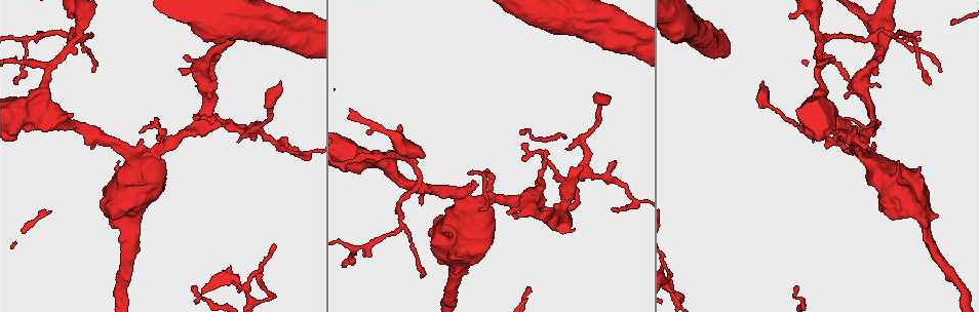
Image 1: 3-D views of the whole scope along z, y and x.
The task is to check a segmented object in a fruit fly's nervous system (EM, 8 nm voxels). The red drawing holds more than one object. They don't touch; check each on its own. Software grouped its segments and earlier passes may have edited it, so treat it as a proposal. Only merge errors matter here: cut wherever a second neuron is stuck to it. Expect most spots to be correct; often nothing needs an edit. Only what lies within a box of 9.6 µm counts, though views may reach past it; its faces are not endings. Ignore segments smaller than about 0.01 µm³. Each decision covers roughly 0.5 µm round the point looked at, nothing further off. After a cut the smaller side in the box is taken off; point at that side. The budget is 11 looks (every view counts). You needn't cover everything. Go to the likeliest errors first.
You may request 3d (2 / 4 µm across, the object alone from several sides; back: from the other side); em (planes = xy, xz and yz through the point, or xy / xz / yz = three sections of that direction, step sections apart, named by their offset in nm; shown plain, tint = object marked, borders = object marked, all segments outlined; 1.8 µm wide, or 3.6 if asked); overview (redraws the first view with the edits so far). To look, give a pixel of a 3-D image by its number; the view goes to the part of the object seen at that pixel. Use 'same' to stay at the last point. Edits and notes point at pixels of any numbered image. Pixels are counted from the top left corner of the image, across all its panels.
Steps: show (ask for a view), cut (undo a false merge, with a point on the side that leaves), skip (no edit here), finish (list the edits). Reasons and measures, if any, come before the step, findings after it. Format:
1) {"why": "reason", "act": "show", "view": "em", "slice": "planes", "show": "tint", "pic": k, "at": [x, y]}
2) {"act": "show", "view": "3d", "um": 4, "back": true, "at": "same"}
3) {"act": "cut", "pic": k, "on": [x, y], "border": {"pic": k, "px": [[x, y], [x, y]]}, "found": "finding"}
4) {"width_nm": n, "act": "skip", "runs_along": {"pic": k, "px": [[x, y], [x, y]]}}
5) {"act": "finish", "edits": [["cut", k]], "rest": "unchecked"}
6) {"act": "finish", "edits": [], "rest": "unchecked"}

{"why": "three-way junction", "act": "show", "view": "em", "slice": "planes", "show": "tint", "pic": 1, "at": [27, 37]}

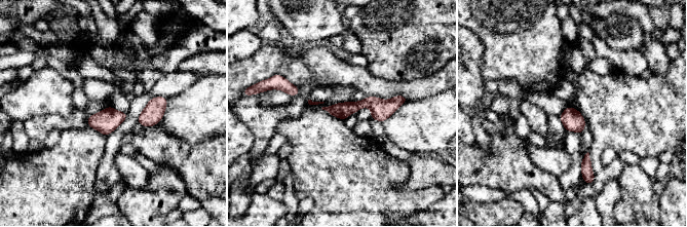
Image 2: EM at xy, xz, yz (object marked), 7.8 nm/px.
{"act": "skip", "runs_along": {"pic": 2, "px": [[402, 98], [346, 109], [308, 101]]}, "found": "all the same neuron"}

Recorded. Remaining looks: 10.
{"why": "sudden change in width", "act": "show", "view": "em", "um": 3.6, "slice": "yz", "step": 8, "show": "tint", "pic": 1, "at": [136, 165]}

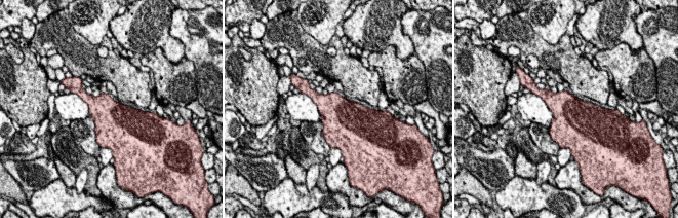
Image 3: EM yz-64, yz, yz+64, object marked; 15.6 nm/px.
{"why": "cut it another way", "act": "show", "view": "em", "um": 3.6, "slice": "planes", "show": "tint", "at": "same"}

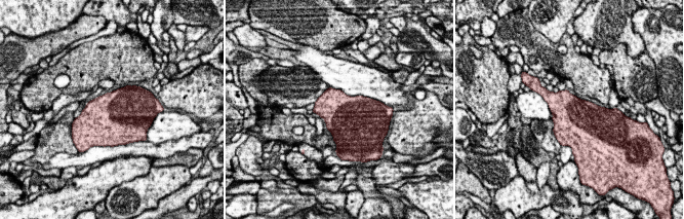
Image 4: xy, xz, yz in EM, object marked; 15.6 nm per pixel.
{"width_nm": 650, "act": "skip", "found": "all the same neuron"}

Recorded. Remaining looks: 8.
{"why": "branch point", "act": "show", "view": "em", "um": 3.6, "slice": "xy", "step": 4, "show": "tint", "pic": 1, "at": [821, 41]}

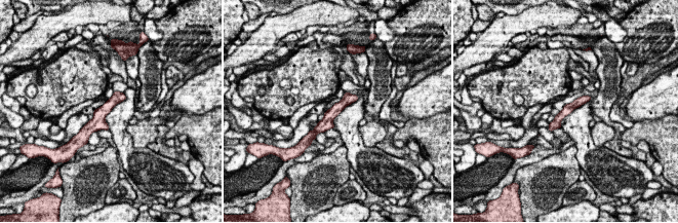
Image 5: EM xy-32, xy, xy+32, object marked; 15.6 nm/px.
{"act": "skip", "found": "all the same neuron"}

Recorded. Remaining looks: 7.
{"why": "abrupt turn", "act": "show", "view": "em", "slice": "planes", "show": "plain", "pic": 1, "at": [673, 293]}

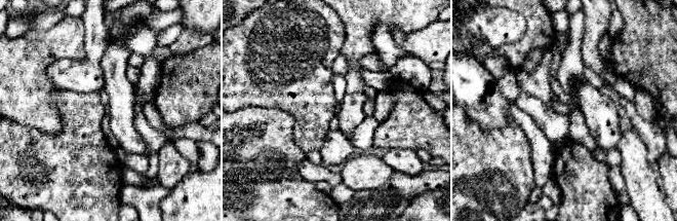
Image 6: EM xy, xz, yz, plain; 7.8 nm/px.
{"why": "see the neighbours", "act": "show", "view": "em", "slice": "planes", "show": "borders", "at": "same"}

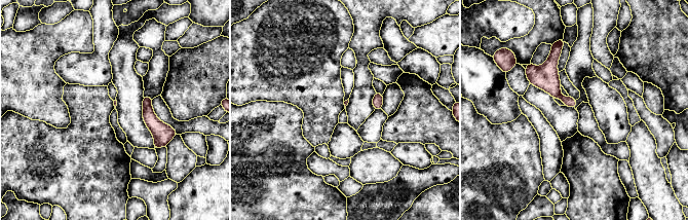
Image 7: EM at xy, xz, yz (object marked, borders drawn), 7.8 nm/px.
{"act": "skip", "found": "one neuron here"}

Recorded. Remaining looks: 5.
{"act": "finish", "edits": [], "rest": "unchecked"}

